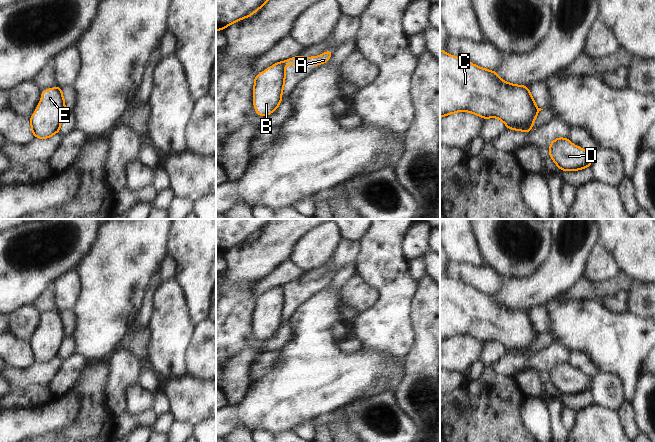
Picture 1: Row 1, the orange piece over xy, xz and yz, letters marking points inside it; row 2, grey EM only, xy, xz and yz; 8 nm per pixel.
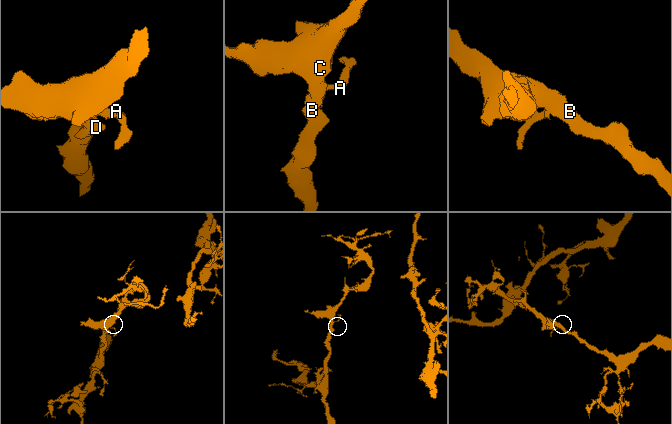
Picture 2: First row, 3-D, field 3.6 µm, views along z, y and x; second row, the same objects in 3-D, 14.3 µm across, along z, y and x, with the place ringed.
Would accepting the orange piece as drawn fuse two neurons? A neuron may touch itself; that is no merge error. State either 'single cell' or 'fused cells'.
fused cells

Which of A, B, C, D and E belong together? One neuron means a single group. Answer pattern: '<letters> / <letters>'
A / B C D E

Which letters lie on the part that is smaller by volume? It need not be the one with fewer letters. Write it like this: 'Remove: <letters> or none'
Remove: A

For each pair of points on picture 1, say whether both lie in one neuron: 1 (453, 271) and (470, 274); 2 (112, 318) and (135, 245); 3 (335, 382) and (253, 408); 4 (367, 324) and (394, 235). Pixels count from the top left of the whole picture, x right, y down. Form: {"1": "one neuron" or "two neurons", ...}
{"1": "one neuron", "2": "one neuron", "3": "one neuron", "4": "one neuron"}

